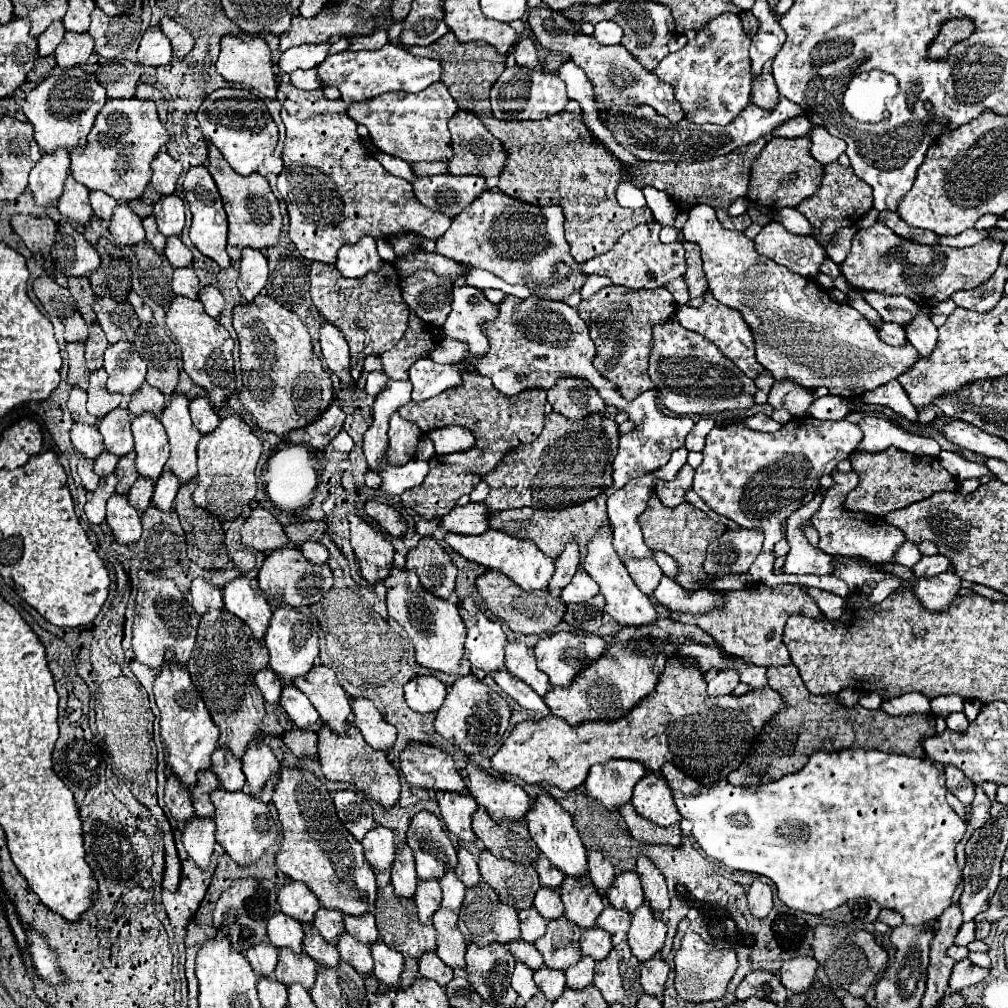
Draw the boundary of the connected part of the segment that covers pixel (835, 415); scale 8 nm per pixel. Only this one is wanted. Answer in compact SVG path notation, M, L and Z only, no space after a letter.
M835 395L815 399L806 415L819 420L841 420L849 413L849 401Z

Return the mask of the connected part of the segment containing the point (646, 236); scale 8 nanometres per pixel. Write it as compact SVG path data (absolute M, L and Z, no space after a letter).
M659 223L637 225L627 231L609 253L593 257L581 265L581 273L585 275L603 275L609 277L615 285L625 285L629 289L655 289L663 287L667 281L681 277L685 273L685 249L679 241L663 245L659 241Z

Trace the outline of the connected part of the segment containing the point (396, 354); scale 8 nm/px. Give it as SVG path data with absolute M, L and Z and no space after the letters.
M411 313L409 327L403 335L403 341L399 341L391 351L381 355L383 371L389 379L407 379L409 367L417 361L429 355L429 349L437 347L441 341L437 335L437 329L425 321L421 321L415 313Z

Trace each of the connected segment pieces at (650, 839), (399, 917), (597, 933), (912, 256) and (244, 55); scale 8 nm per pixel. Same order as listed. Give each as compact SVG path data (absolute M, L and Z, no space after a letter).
M631 803L627 805L621 805L619 807L619 813L621 817L625 819L631 835L639 841L645 841L645 843L669 843L669 845L681 845L681 829L679 825L669 825L669 827L661 827L661 825L655 825L653 821L645 821L645 817L639 817L639 813L633 809Z
M391 883L377 887L377 901L375 901L373 915L375 915L375 921L377 921L379 937L385 943L389 943L389 947L397 949L399 953L403 953L407 957L421 957L427 951L435 951L435 929L433 929L433 925L431 923L421 925L419 919L417 919L413 899L405 899L405 897L395 895Z
M601 927L583 929L579 945L581 945L581 953L593 957L595 961L605 959L607 953L609 953L609 949L613 947L611 945L611 935L605 929L601 929Z
M879 221L867 229L859 229L853 237L851 251L841 263L843 277L857 289L905 295L917 305L933 307L961 289L973 289L985 283L997 269L1003 245L991 239L965 249L951 249L941 245L919 245L893 235Z
M223 35L221 39L221 53L215 63L217 73L223 75L227 81L231 81L235 87L245 87L245 89L255 89L259 97L263 99L275 99L277 85L275 85L275 75L273 75L273 63L271 63L271 51L265 39L253 37L253 39L241 39L237 35Z

